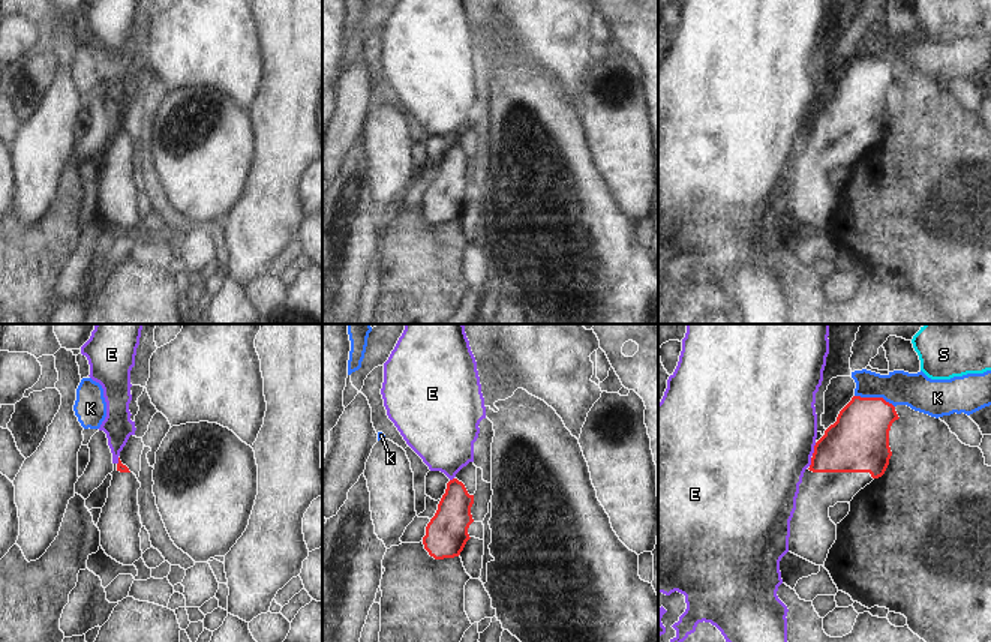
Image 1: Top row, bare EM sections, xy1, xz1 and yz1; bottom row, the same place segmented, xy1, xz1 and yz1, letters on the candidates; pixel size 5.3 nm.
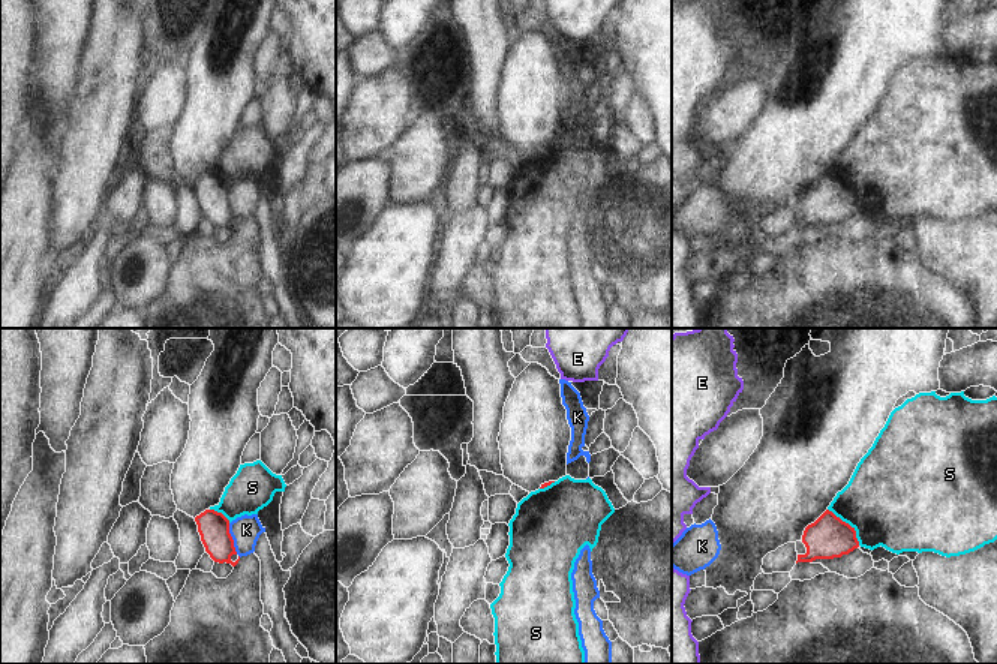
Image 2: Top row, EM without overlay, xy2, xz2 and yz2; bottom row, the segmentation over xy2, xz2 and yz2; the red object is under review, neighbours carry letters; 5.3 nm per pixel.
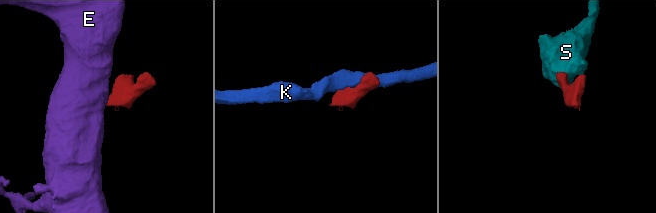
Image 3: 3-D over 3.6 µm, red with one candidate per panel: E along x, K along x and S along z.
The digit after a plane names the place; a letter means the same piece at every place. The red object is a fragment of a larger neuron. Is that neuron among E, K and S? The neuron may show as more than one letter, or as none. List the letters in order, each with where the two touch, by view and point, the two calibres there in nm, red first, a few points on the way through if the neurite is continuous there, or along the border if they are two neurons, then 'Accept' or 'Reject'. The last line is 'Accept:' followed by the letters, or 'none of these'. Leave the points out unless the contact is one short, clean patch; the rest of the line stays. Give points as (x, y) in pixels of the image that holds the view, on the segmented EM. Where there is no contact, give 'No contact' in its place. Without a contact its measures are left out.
E: Touches red at yz1 (814, 449). Thickness 320 nm (red) against 480 nm. Boundary: yz1 (816, 443), (811, 455). Reject
K: Touches red at yz1 (874, 398). Thickness 320 nm (red) against 190 nm. Reject
S: Touches red at yz2 (849, 525). Thickness 220 nm (red) against 480 nm. Boundary: yz2 (828, 508), (855, 531), (859, 544). Reject
Accept: none of these.

